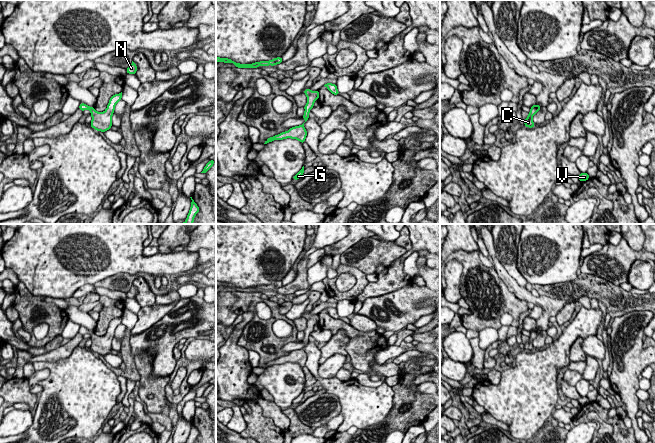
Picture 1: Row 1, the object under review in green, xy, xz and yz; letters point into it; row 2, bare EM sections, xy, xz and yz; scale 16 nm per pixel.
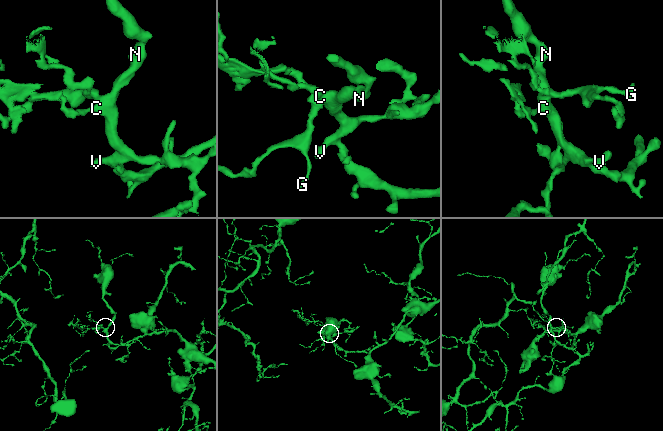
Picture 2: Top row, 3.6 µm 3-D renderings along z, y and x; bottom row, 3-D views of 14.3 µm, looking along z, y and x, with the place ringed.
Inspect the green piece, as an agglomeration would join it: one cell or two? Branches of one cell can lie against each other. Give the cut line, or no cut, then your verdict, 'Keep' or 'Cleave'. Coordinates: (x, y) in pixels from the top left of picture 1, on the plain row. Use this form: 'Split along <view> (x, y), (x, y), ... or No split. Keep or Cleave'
No split. Keep

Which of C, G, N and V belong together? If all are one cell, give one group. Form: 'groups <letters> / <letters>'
groups C G N V

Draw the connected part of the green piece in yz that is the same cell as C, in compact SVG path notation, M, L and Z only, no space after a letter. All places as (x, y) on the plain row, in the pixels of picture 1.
M535 328L530 333L531 334L529 336L529 339L524 344L524 349L525 349L525 351L533 352L533 351L535 351L535 348L533 347L532 341L541 333L541 331L537 328Z

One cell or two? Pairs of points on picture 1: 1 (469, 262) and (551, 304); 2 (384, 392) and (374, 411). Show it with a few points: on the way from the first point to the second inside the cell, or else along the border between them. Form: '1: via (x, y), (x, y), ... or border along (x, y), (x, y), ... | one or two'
1: border along (493, 267), (499, 278), (514, 295) | two
2: via (381, 397), (374, 406) | one

